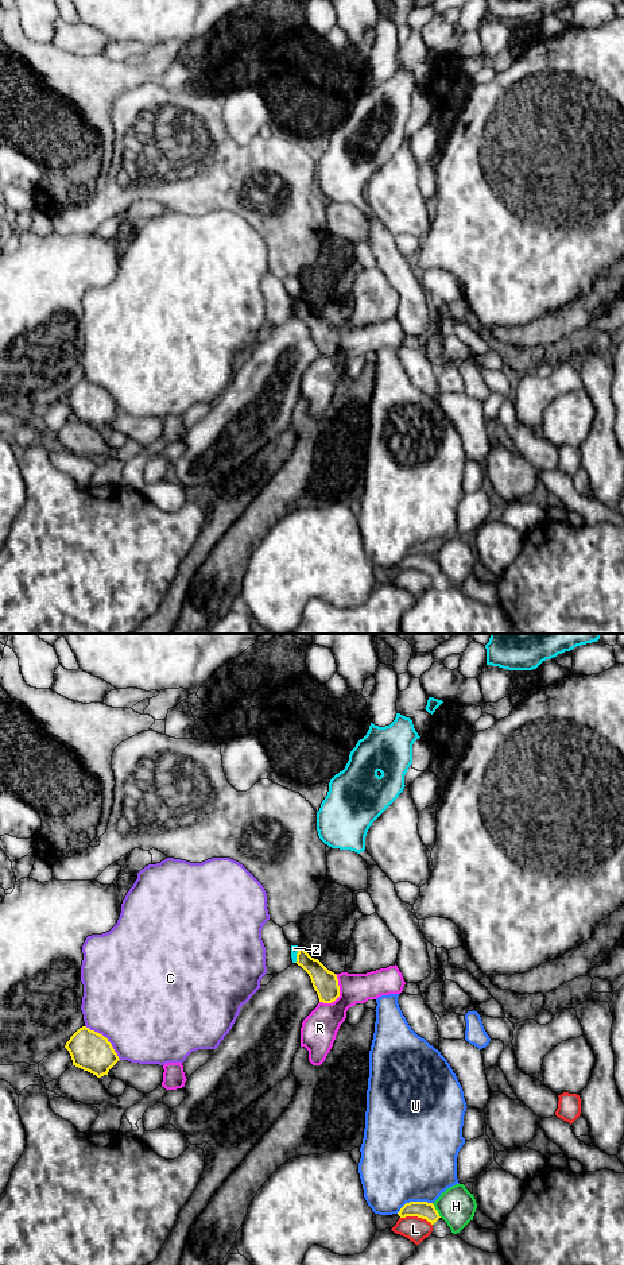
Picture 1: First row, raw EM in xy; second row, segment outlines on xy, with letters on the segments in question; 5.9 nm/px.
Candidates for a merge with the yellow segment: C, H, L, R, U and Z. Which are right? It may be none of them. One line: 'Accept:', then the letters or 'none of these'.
Accept: none of these

